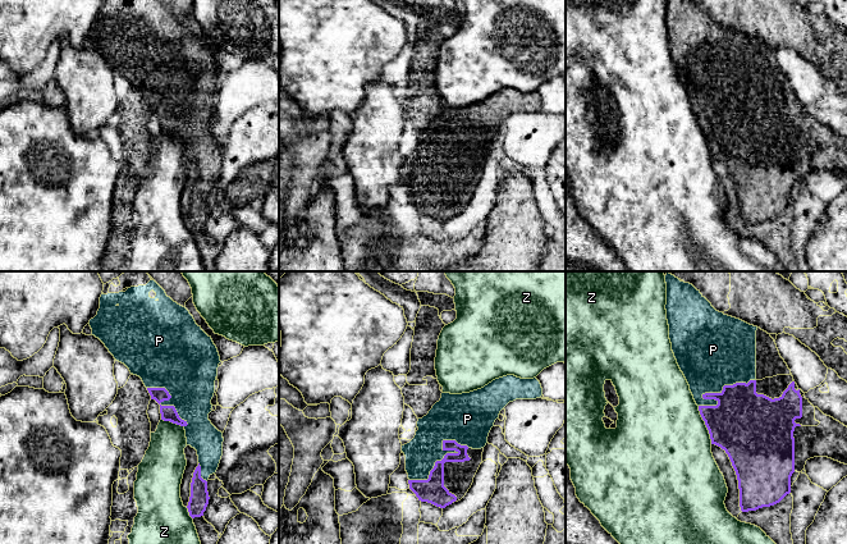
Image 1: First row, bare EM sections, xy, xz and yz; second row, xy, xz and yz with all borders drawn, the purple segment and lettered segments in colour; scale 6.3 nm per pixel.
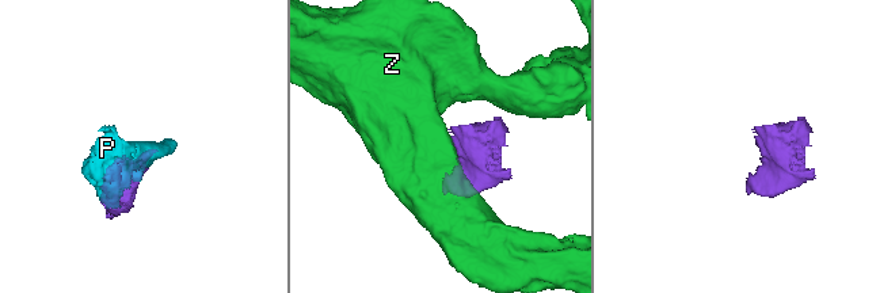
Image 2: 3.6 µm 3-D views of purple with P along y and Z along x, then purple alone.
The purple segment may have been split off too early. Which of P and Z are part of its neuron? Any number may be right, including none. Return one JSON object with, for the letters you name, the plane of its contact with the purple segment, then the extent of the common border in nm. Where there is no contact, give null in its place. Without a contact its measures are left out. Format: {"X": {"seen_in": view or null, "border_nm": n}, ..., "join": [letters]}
{"P": {"seen_in": "xz", "border_nm": 440}, "join": ["P"]}

